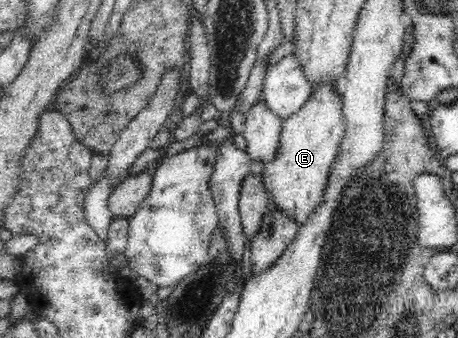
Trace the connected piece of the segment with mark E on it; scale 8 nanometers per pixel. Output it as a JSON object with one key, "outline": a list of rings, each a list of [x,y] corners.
{"outline":[[[321,83],[314,88],[307,102],[291,115],[282,120],[279,148],[275,158],[267,163],[262,173],[268,195],[273,204],[286,216],[293,218],[298,226],[303,226],[307,218],[323,204],[323,194],[327,190],[331,166],[339,152],[345,127],[342,115],[342,89],[338,83]]]}

